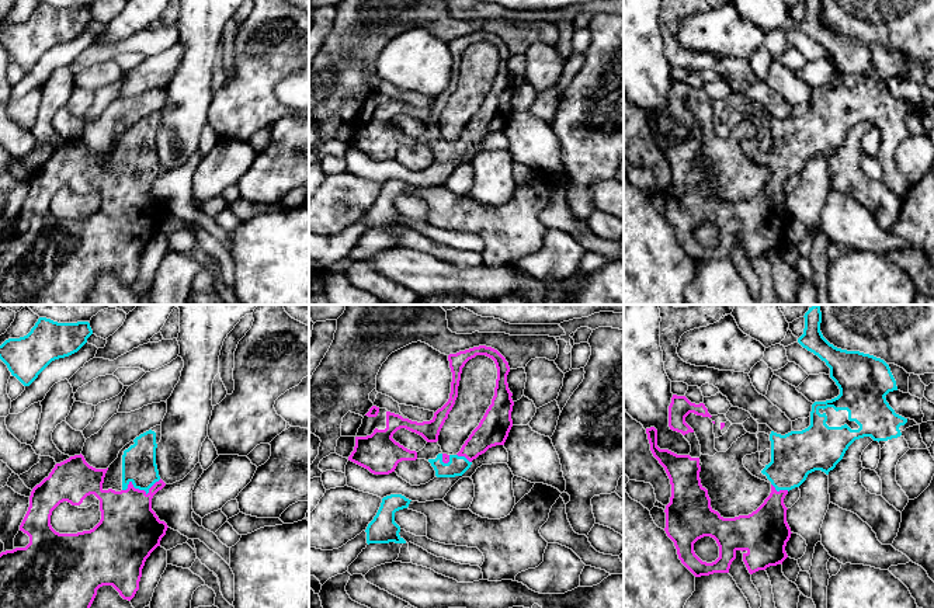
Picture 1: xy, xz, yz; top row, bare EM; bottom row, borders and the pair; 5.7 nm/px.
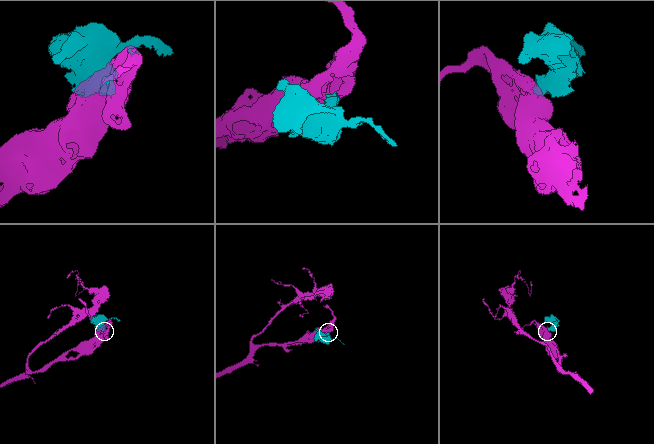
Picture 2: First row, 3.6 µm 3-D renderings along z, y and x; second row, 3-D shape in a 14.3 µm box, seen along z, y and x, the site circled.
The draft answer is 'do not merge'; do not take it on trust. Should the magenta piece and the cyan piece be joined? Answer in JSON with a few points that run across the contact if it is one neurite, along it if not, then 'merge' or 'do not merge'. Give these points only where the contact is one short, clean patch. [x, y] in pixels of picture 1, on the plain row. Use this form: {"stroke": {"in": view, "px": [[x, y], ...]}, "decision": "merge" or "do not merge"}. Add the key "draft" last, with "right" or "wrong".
{"stroke": {"in": "xy", "px": [[129, 215], [129, 195], [141, 176], [139, 152]]}, "decision": "merge", "draft": "wrong"}

